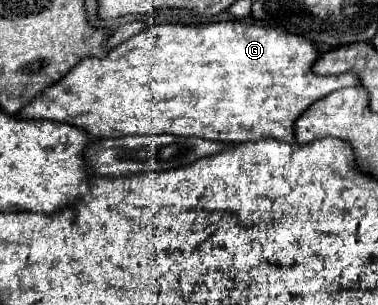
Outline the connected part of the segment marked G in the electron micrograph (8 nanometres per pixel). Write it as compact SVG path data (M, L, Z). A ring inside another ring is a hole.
M241 20L207 24L165 22L119 44L107 58L83 58L59 84L43 90L17 116L67 122L101 140L129 134L175 134L235 144L267 136L271 140L295 144L295 120L311 104L335 90L359 84L359 76L353 72L337 76L315 74L311 68L317 58L319 52L313 42L271 26Z

